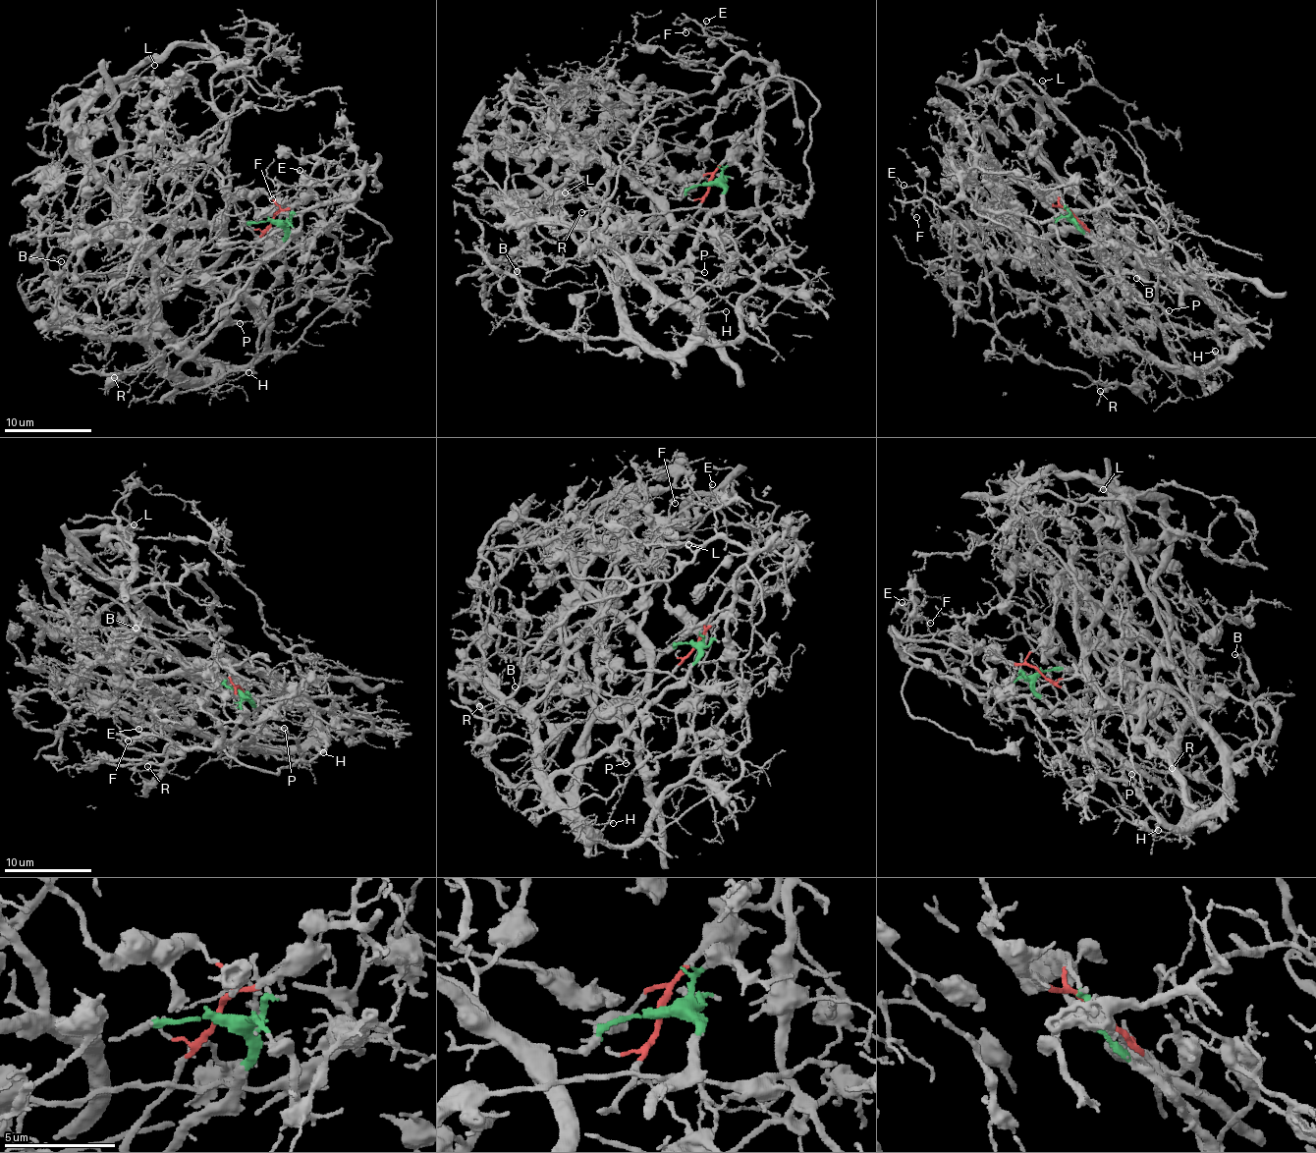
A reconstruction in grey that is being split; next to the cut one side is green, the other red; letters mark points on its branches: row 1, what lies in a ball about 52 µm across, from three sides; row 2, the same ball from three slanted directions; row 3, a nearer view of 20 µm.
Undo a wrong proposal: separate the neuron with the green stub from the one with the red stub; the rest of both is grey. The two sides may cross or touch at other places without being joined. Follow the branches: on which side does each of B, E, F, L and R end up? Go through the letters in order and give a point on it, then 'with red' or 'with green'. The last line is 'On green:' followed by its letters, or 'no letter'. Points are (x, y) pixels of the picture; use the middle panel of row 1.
B: place (517, 271); with green
E: place (706, 21); with red
F: place (685, 32); with red
L: place (565, 192); with red
R: place (581, 212); with red
On green: B

